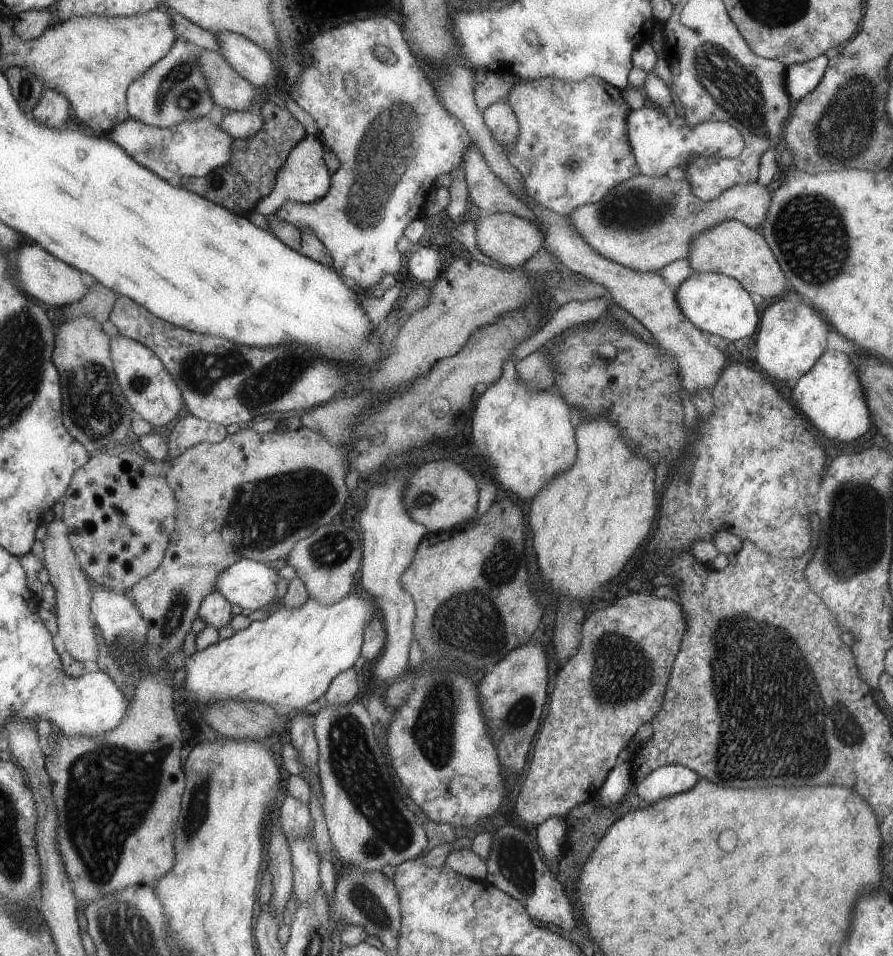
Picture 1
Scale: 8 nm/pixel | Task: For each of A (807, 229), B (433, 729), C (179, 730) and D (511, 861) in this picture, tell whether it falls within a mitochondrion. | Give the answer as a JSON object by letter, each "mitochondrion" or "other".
{"A":"mitochondrion","B":"mitochondrion","C":"other","D":"mitochondrion"}

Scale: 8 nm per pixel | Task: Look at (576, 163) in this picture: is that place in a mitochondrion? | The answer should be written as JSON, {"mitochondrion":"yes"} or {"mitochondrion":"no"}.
{"mitochondrion":"yes"}

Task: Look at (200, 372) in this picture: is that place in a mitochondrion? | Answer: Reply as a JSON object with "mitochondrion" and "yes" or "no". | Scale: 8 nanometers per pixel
{"mitochondrion":"yes"}

